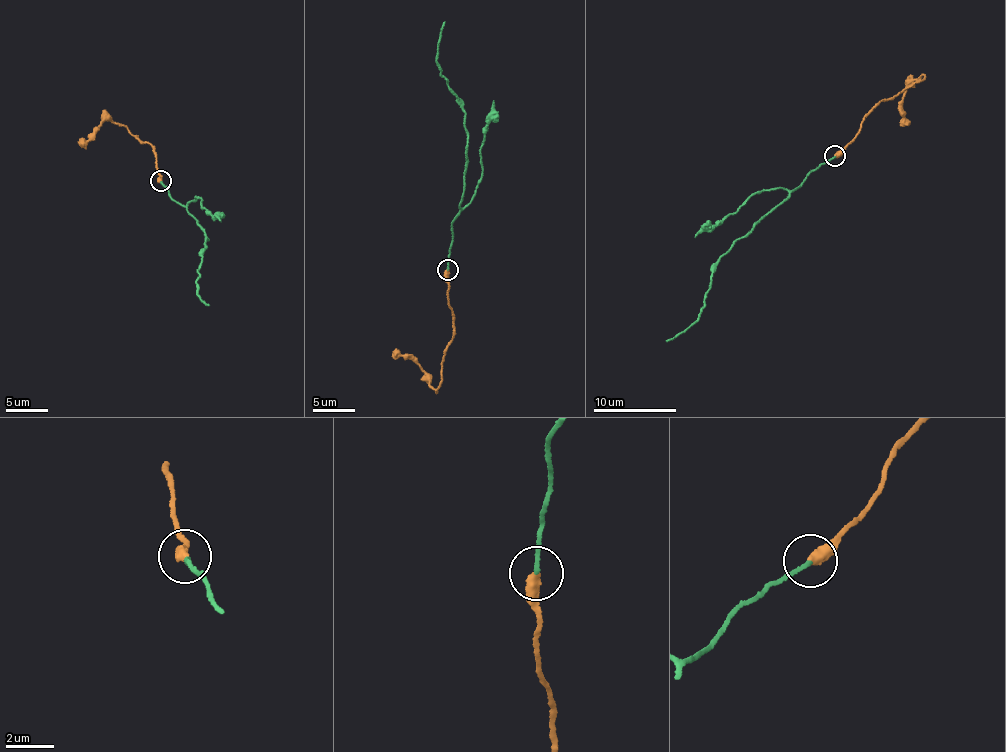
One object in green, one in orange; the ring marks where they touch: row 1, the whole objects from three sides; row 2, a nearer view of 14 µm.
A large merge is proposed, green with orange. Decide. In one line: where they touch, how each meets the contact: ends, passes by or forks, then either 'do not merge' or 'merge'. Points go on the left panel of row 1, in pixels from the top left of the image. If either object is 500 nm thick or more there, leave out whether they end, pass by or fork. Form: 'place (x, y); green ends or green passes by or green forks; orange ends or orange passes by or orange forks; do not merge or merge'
place (160, 181); green ends; orange ends; do not merge

